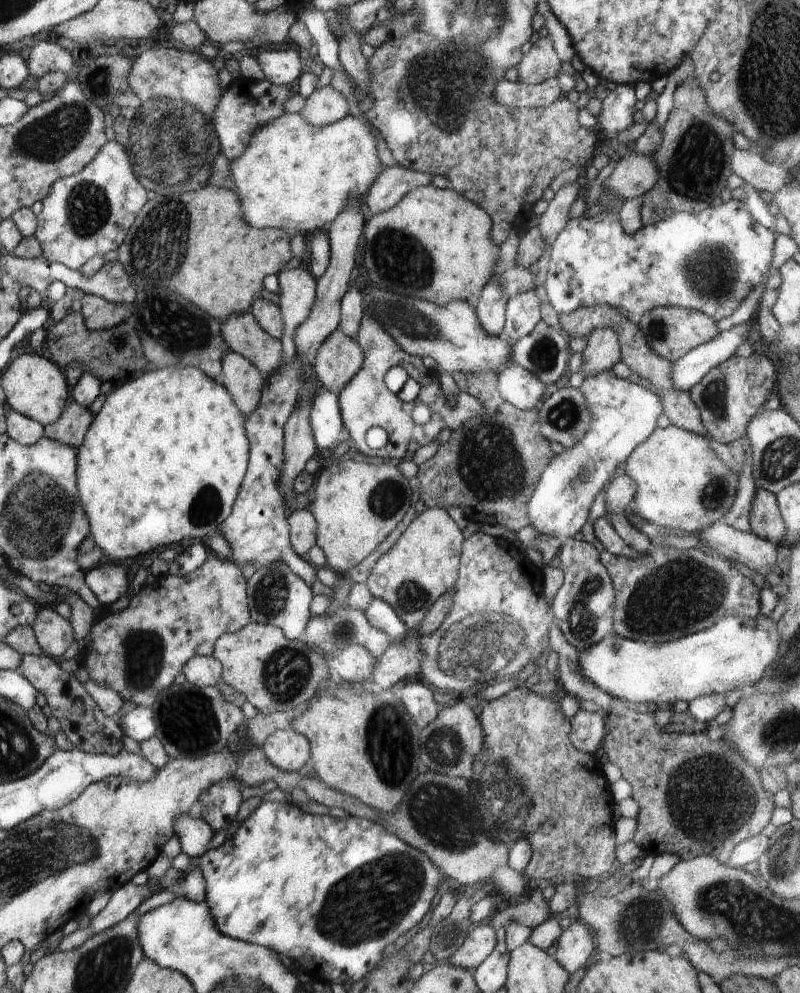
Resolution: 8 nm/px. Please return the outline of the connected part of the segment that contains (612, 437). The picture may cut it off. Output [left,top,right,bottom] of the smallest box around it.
[527,372,663,541]

